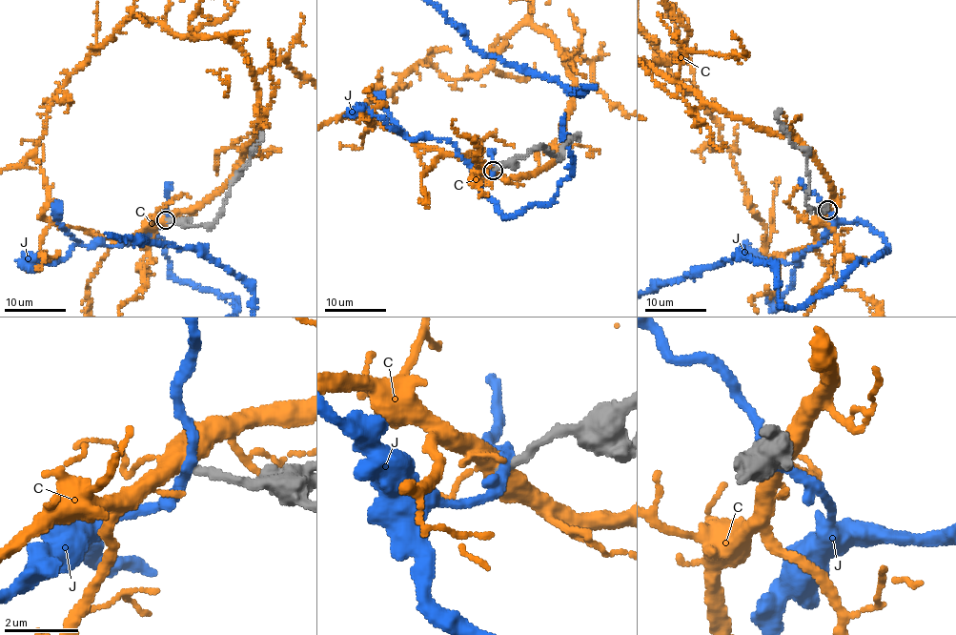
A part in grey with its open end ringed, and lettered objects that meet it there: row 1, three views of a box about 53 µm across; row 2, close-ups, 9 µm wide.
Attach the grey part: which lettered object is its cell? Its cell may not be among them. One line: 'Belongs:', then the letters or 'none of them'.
Belongs: none of them

